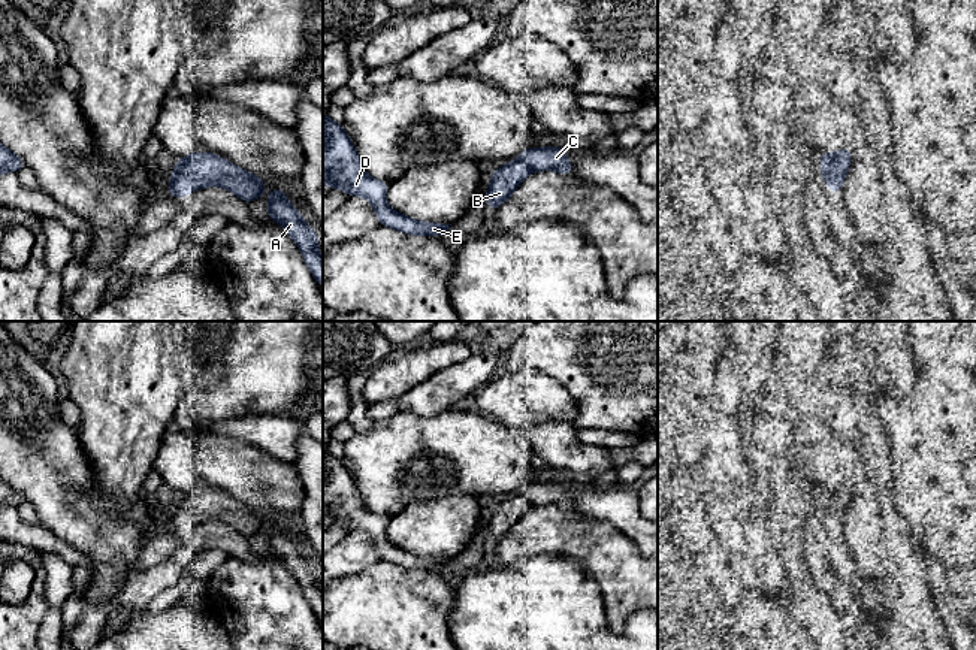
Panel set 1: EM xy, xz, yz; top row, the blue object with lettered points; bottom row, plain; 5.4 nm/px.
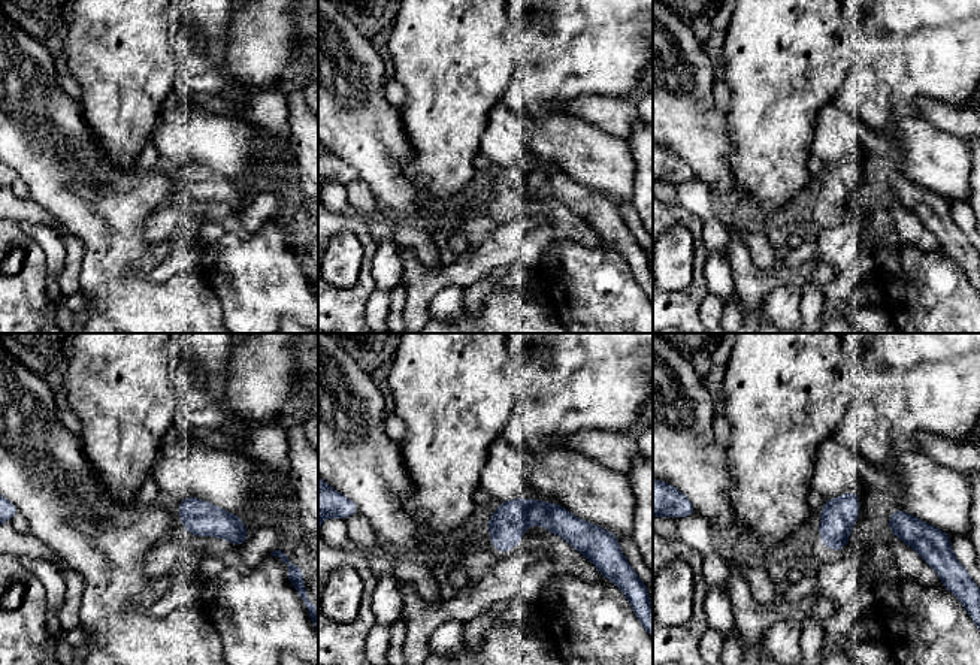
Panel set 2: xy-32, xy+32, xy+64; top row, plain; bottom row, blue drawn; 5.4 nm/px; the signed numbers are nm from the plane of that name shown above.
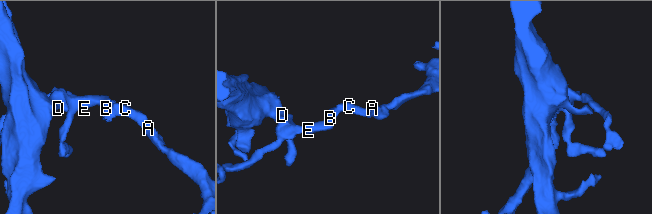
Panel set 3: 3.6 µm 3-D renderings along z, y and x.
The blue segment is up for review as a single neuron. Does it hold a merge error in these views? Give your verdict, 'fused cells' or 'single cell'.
single cell

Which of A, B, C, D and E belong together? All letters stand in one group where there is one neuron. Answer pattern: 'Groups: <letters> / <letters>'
Groups: A B C D E

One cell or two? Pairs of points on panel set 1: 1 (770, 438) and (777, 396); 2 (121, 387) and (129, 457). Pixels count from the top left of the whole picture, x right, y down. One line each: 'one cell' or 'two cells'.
1: one cell
2: one cell

